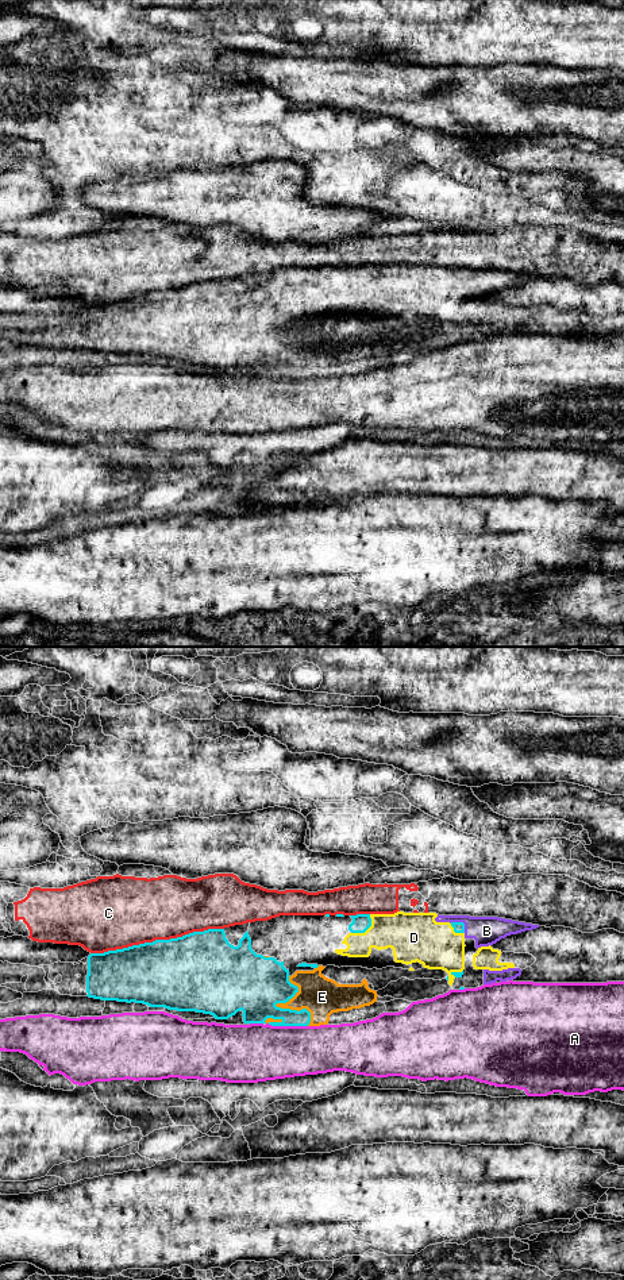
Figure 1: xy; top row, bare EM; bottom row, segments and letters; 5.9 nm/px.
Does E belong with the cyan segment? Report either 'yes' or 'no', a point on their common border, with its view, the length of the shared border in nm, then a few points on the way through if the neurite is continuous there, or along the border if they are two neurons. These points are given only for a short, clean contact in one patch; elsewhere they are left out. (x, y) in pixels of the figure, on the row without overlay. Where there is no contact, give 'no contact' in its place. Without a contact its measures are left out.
yes; contact xy (280, 359); length 320 nm

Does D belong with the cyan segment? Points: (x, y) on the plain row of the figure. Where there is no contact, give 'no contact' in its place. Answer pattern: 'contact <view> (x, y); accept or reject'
contact xy (366, 281); accept

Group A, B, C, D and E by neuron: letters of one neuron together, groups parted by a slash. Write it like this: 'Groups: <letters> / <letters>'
Groups: A / B D E / C

